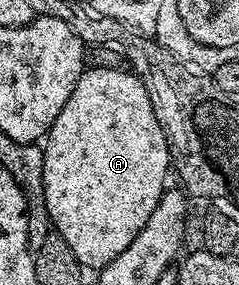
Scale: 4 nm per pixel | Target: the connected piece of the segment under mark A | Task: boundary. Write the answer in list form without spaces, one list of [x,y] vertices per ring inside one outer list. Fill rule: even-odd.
[[[89,67],[82,71],[75,89],[71,89],[71,97],[67,97],[67,105],[63,105],[59,117],[55,117],[55,125],[51,125],[49,134],[43,140],[43,150],[45,153],[43,157],[43,189],[45,190],[45,204],[47,205],[52,230],[59,237],[63,237],[63,241],[67,241],[67,245],[71,245],[71,253],[75,253],[75,257],[81,263],[82,268],[94,267],[94,269],[100,269],[106,267],[108,263],[115,261],[115,257],[119,257],[119,253],[123,253],[123,249],[127,249],[127,245],[131,245],[131,241],[135,241],[135,237],[139,237],[139,229],[143,229],[143,225],[147,225],[147,217],[151,217],[155,205],[159,205],[161,196],[167,190],[165,178],[171,175],[169,143],[165,140],[164,129],[161,128],[155,117],[151,97],[147,93],[141,78],[134,75],[132,70],[129,69]]]

